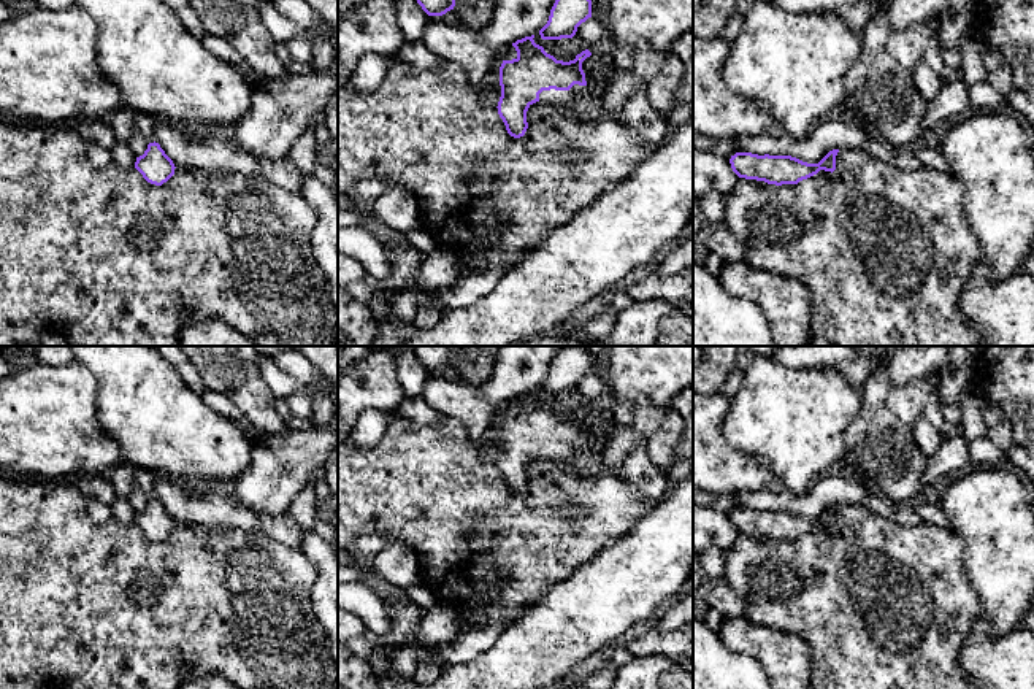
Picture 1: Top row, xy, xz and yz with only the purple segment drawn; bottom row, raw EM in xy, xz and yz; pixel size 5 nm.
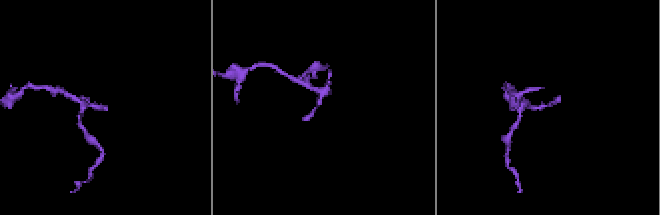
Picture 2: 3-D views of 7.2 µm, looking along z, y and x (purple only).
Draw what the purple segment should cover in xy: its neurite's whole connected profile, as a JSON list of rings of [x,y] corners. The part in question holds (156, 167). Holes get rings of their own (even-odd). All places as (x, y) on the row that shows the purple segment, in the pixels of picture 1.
[[[149,143],[143,156],[136,157],[135,168],[143,178],[155,186],[162,186],[174,175],[174,164],[159,143]]]

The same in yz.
[[[839,149],[829,151],[818,164],[807,164],[791,156],[758,156],[736,152],[730,164],[739,178],[764,181],[768,184],[798,184],[817,175],[820,170],[834,171]]]

